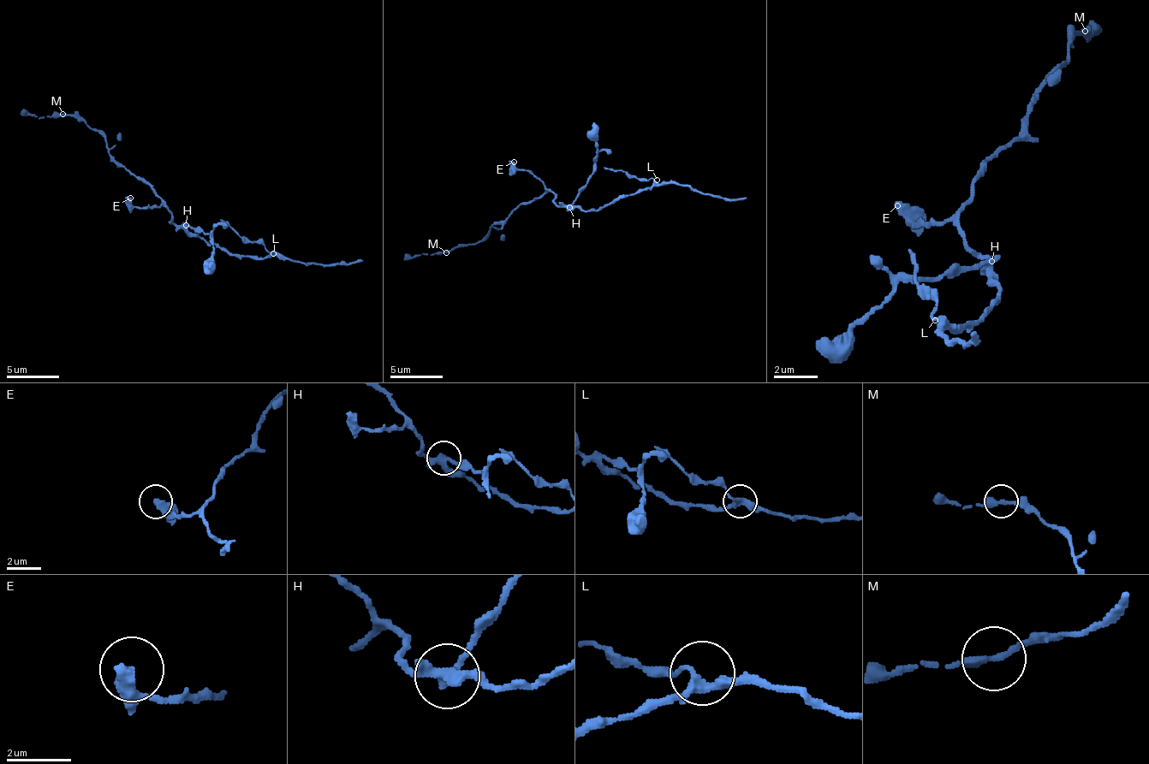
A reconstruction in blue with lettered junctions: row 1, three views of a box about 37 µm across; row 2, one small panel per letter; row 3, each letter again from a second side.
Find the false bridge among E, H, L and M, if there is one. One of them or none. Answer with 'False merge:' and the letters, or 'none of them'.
False merge: H

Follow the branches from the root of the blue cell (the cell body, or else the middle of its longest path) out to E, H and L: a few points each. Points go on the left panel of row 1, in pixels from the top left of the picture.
E: (173, 222), (173, 216), (163, 205), (136, 209), (130, 203), (130, 198)
H: (173, 222), (173, 224), (186, 224)
L: (173, 222), (175, 227), (186, 227), (210, 243), (217, 243), (239, 256), (265, 258), (273, 253)

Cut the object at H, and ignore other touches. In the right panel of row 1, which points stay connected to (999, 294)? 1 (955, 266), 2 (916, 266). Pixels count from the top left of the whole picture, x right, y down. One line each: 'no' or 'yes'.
1: no
2: yes

